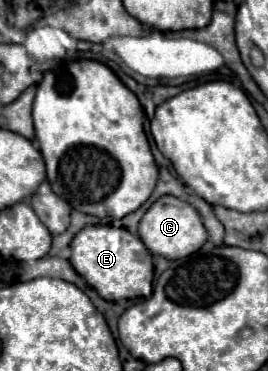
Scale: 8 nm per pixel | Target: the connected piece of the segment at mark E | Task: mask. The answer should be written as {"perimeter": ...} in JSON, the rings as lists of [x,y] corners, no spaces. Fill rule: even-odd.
{"perimeter":[[[90,225],[90,227],[84,227],[72,239],[70,249],[72,249],[70,263],[86,279],[86,283],[98,291],[102,299],[118,301],[150,297],[152,281],[154,281],[152,255],[144,247],[138,235],[132,235],[124,227]]]}

